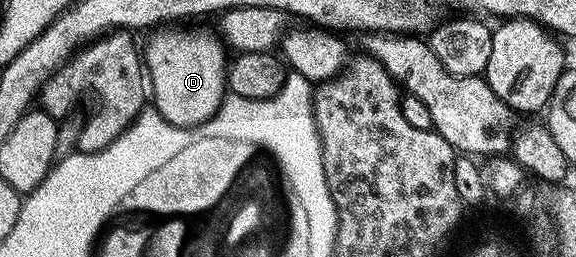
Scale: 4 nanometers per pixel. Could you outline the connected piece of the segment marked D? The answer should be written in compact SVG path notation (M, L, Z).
M170 29L155 30L147 47L144 47L144 65L150 86L154 109L162 115L166 123L173 127L196 127L206 123L222 106L224 96L227 94L226 68L228 64L228 51L221 38L211 33L174 33Z

